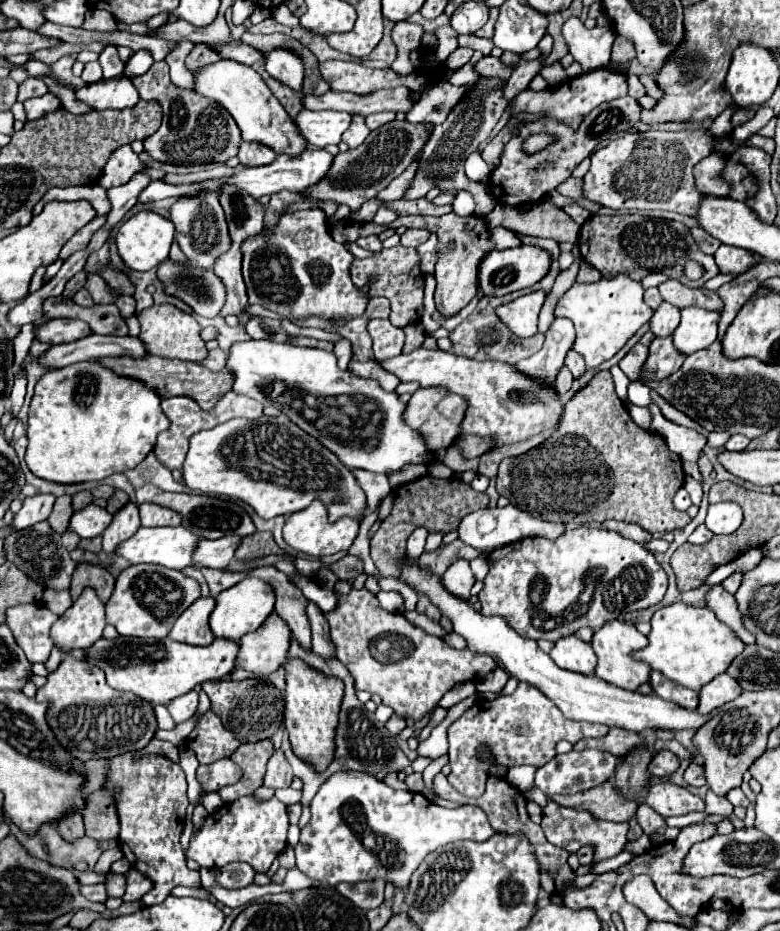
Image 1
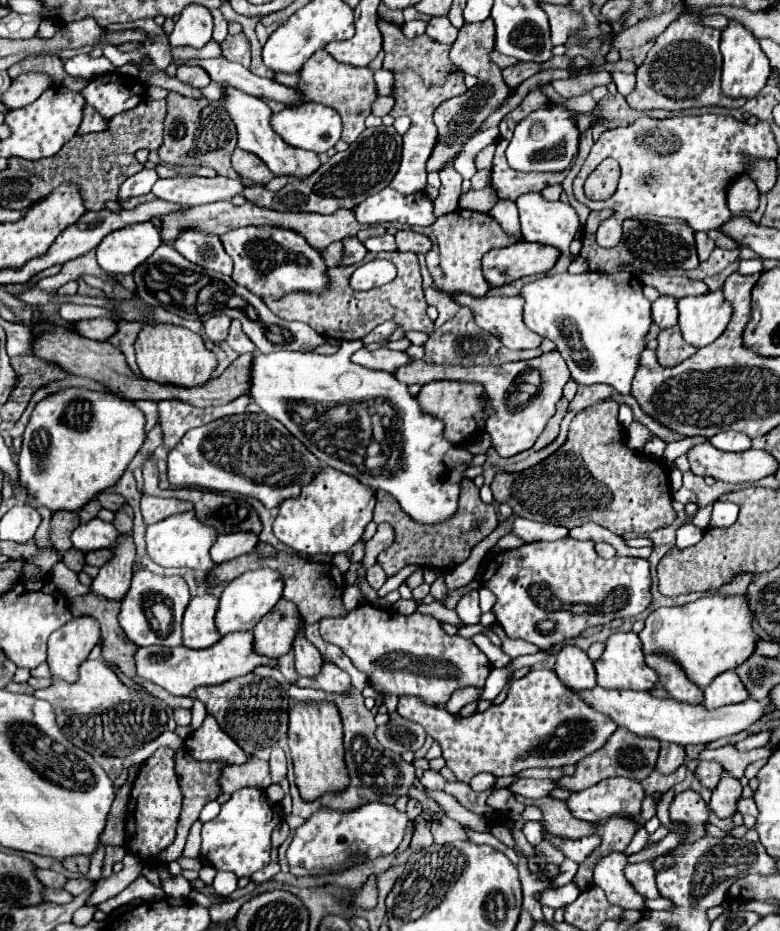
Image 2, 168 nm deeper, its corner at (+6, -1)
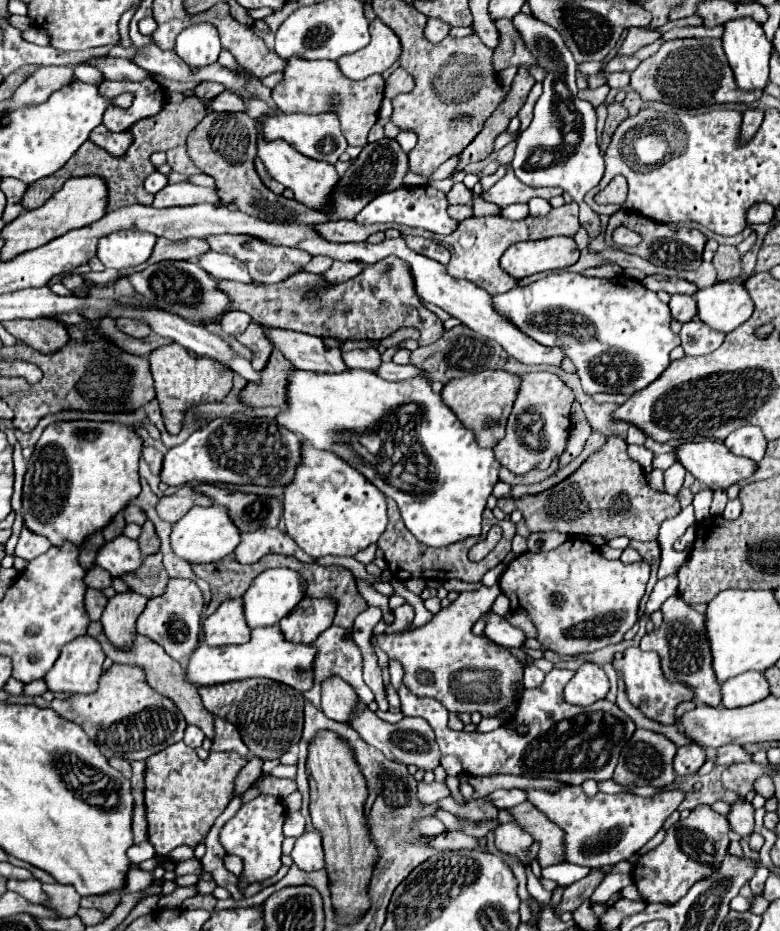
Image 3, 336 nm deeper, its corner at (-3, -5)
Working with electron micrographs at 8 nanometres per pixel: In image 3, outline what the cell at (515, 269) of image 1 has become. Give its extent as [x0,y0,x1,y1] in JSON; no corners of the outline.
[500,236,580,280]

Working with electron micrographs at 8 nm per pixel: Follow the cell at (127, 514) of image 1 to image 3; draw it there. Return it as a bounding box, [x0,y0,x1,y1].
[100,590,148,648]

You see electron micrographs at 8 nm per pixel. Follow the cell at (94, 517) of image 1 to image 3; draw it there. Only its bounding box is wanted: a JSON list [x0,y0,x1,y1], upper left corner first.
[96,536,142,576]

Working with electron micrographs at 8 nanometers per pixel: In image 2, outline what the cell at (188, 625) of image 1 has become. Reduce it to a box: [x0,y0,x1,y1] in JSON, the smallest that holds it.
[183,594,221,648]

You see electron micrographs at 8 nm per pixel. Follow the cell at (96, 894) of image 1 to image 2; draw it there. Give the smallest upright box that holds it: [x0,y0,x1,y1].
[43,888,73,904]

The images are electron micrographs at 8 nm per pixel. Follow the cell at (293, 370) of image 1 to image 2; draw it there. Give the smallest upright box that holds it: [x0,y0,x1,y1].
[251,342,473,524]

